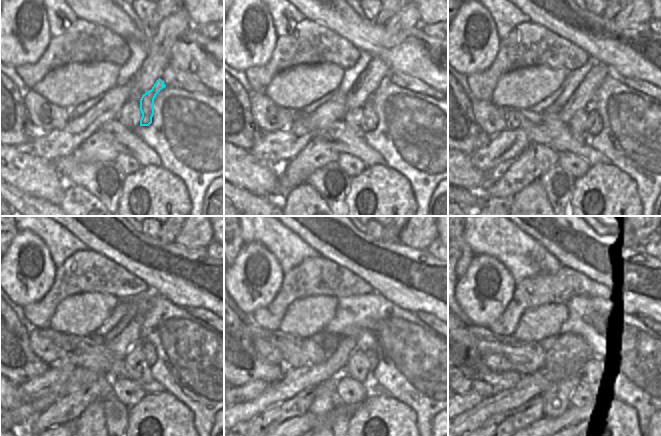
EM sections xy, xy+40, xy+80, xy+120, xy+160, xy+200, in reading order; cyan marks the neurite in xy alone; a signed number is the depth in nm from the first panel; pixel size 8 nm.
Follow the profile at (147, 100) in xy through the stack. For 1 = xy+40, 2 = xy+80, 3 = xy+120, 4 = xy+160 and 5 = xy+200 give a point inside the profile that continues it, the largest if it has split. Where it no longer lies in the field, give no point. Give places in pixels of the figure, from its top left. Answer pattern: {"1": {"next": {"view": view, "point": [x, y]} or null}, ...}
{"1": {"next": {"view": "xy+40", "point": [370, 116]}}, "2": {"next": {"view": "xy+80", "point": [594, 120]}}, "3": {"next": {"view": "xy+120", "point": [139, 371]}}, "4": {"next": {"view": "xy+160", "point": [363, 371]}}, "5": {"next": {"view": "xy+200", "point": [588, 373]}}}

